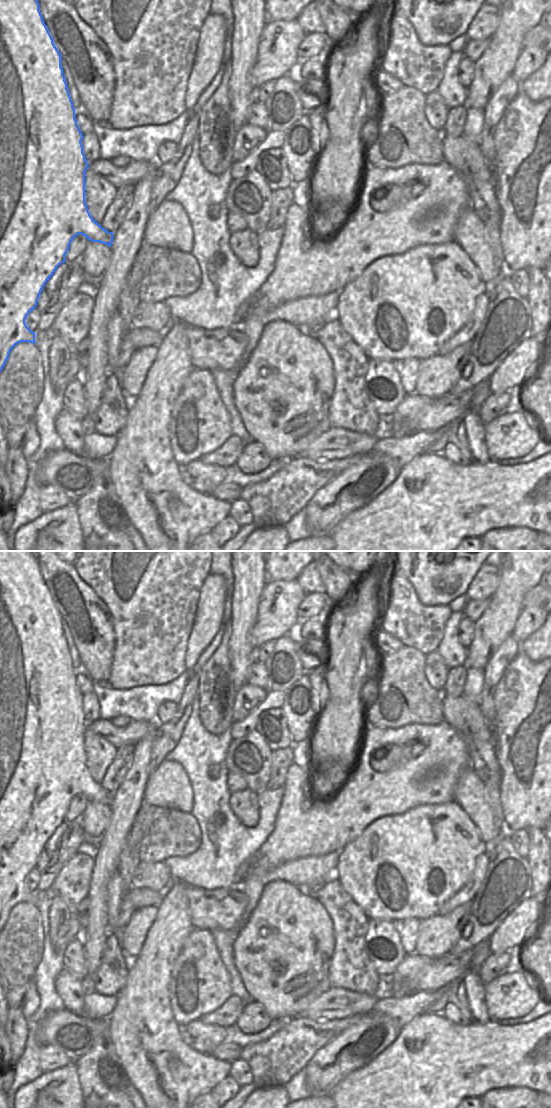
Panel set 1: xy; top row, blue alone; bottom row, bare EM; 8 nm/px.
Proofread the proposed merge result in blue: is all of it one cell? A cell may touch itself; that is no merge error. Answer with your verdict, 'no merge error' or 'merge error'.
no merge error

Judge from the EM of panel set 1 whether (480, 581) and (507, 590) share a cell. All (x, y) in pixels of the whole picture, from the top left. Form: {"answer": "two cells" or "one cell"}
{"answer": "two cells"}

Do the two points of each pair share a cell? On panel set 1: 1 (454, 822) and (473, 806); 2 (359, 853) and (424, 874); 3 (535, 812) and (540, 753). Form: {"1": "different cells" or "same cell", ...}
{"1": "different cells", "2": "same cell", "3": "same cell"}

